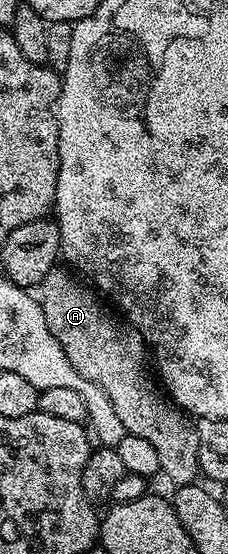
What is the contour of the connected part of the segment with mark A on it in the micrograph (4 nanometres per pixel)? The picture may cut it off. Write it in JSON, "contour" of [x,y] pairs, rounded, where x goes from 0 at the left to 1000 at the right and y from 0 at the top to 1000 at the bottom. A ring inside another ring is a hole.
{"contour":[[[263,480],[228,484],[219,495],[202,495],[202,502],[167,514],[167,543],[202,574],[202,588],[360,682],[390,684],[461,708],[496,727],[500,747],[518,747],[531,755],[557,785],[640,791],[640,798],[675,805],[675,814],[693,818],[702,852],[737,857],[759,866],[759,875],[846,872],[882,857],[877,785],[860,782],[846,753],[776,736],[715,706],[702,709],[684,702],[689,688],[658,670],[658,635],[610,599],[548,583],[504,561],[469,563],[456,558],[461,543],[364,504],[338,502],[311,489],[276,491],[272,484]]]}

